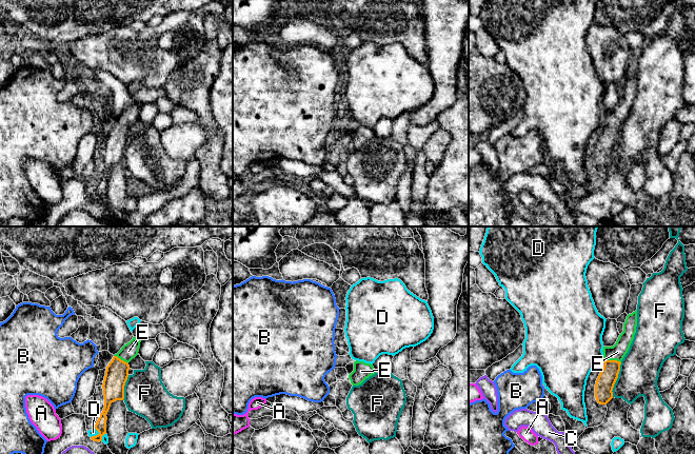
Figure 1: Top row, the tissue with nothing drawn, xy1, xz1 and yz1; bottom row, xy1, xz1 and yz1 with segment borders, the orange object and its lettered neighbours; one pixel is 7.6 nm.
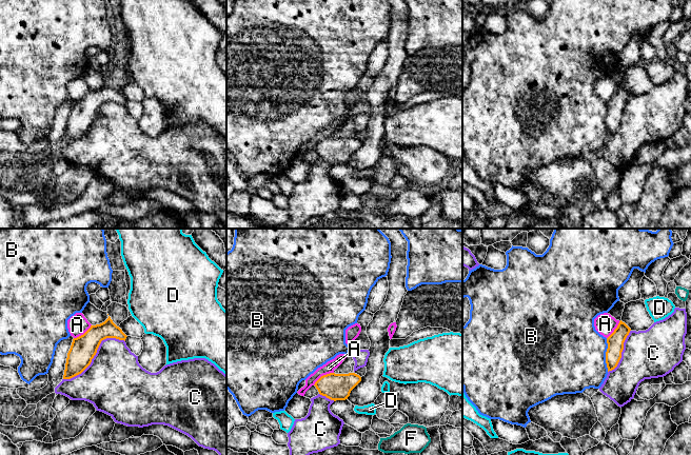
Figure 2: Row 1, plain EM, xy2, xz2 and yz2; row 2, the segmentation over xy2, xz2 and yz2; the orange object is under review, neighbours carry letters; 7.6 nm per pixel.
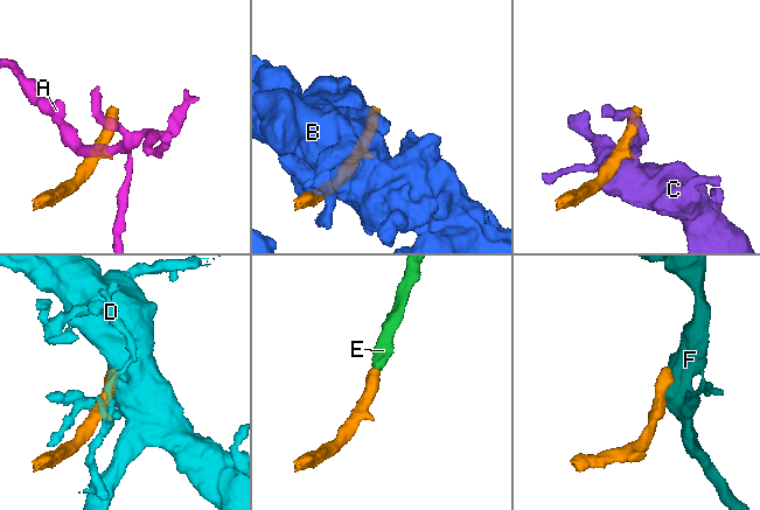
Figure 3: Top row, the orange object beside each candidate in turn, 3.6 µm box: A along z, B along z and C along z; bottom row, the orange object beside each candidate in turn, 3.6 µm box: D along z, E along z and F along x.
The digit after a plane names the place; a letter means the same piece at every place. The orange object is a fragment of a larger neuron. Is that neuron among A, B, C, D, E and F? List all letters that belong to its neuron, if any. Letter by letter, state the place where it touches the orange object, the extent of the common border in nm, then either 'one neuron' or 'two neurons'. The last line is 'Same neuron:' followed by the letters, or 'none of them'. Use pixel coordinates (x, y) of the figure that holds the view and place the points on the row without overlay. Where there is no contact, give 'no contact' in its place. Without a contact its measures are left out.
A: xz2 (323, 139) | 190 nm | two neurons
B: yz2 (606, 119) | 260 nm | two neurons
C: xy2 (95, 118) | 550 nm | two neurons
D: xy1 (98, 198) | 90 nm | two neurons
E: yz1 (612, 124) | 140 nm | one neuron
F: yz1 (616, 143) | 280 nm | two neurons
Same neuron: E

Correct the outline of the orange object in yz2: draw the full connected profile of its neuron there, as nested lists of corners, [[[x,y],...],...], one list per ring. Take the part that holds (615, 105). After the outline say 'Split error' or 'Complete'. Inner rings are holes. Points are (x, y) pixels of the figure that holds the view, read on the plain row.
[[[620,84],[614,96],[607,102],[608,113],[606,116],[606,127],[608,136],[617,131],[621,122],[624,106],[630,95],[631,93]]]. Complete

